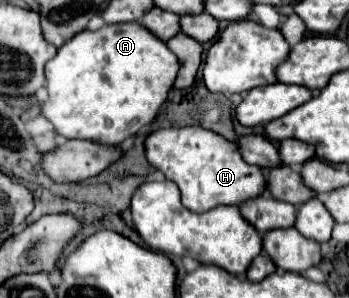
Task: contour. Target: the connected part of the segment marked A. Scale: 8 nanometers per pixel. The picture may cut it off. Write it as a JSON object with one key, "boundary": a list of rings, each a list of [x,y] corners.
{"boundary":[[[139,22],[105,24],[95,32],[83,30],[45,64],[47,100],[39,108],[63,138],[121,144],[155,118],[177,70],[175,54]]]}

